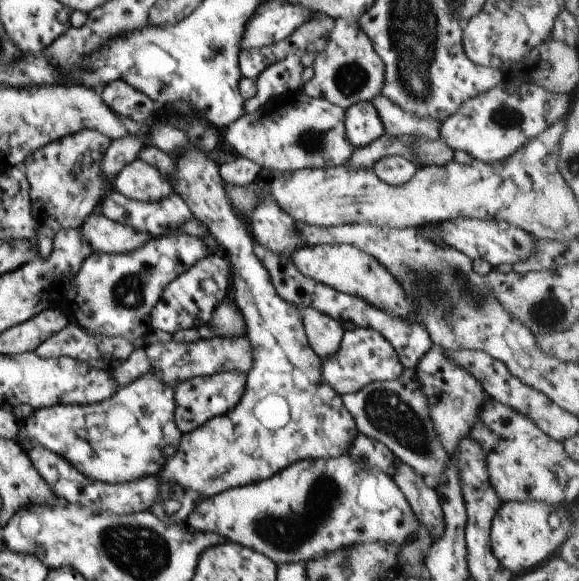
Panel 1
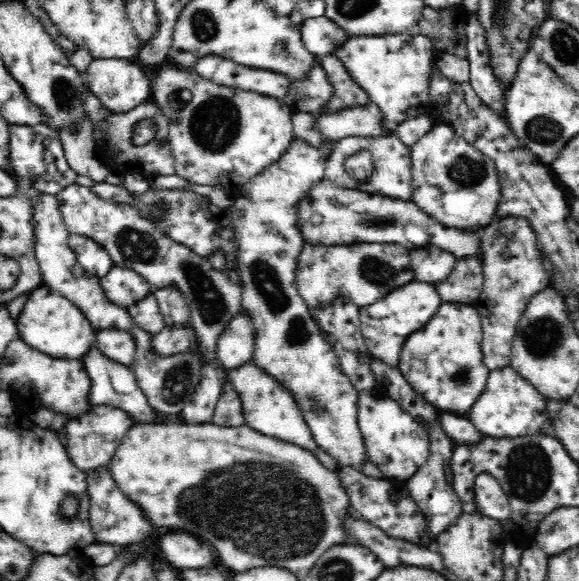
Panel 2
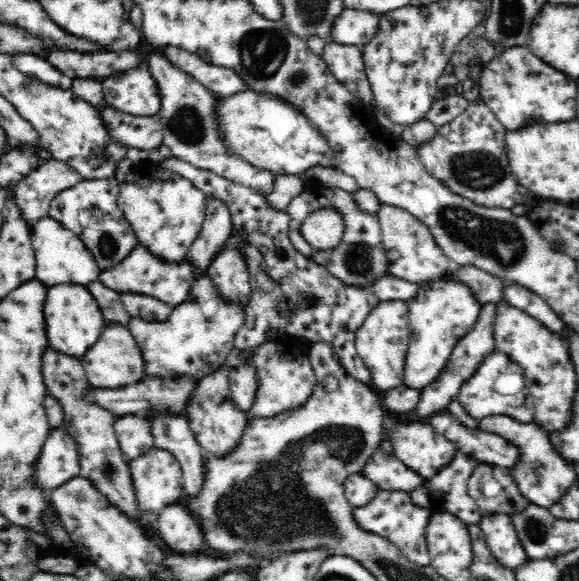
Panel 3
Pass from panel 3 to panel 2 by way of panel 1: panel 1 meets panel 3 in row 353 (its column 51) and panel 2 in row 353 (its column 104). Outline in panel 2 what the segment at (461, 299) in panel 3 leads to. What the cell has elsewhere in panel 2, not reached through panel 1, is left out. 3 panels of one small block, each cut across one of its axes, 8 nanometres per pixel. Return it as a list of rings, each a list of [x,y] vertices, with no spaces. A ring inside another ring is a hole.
[[[444,303],[415,333],[409,334],[399,352],[397,368],[410,387],[440,412],[466,416],[476,398],[484,392],[491,370],[484,365],[479,312],[470,304]]]

